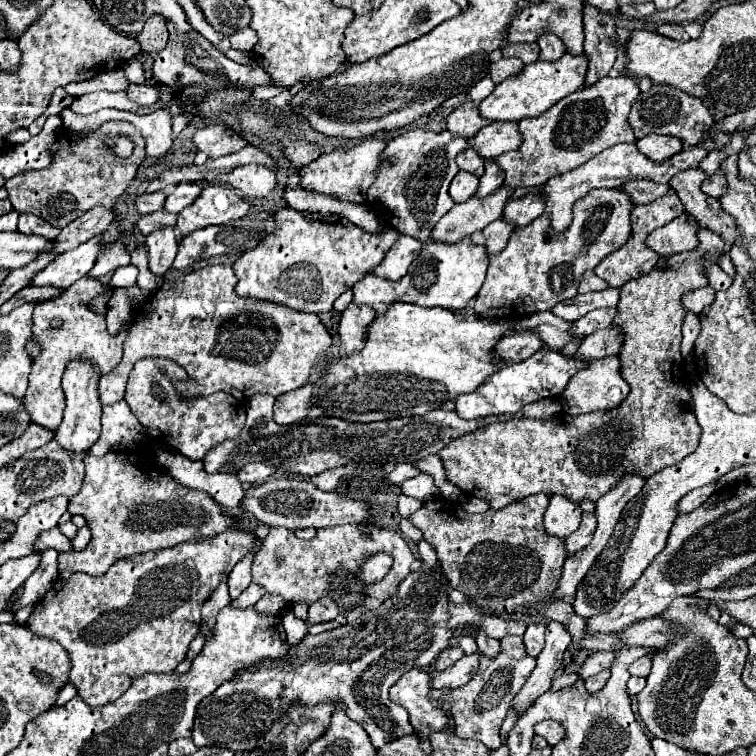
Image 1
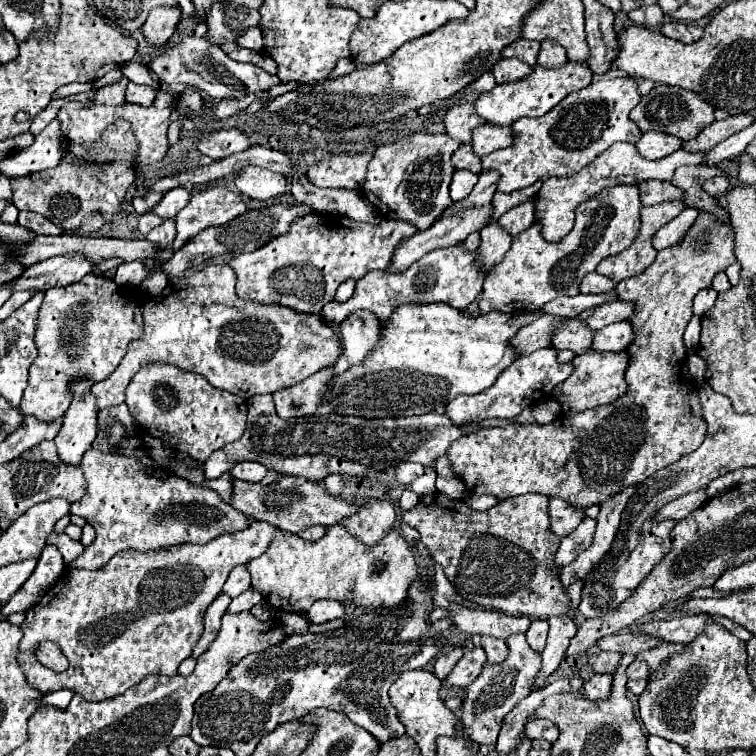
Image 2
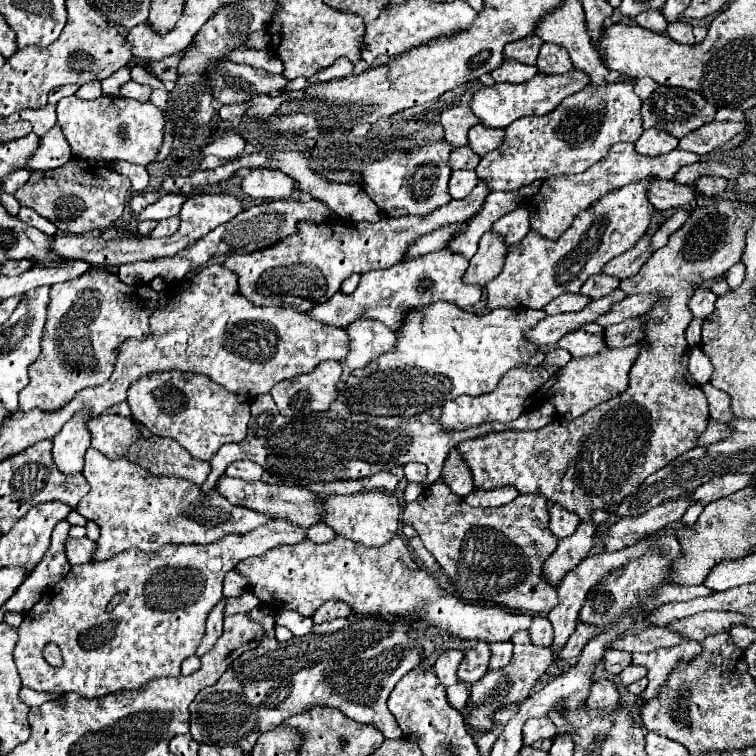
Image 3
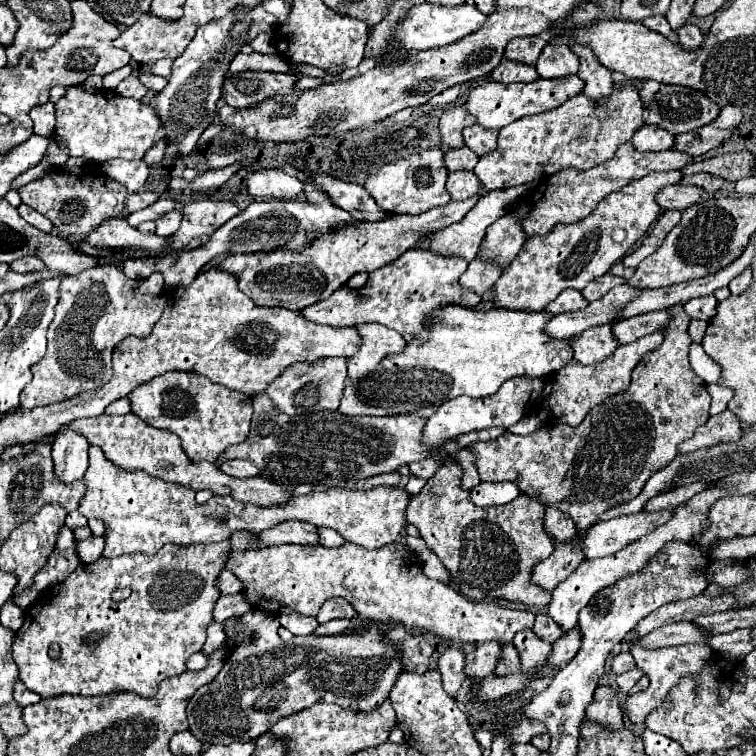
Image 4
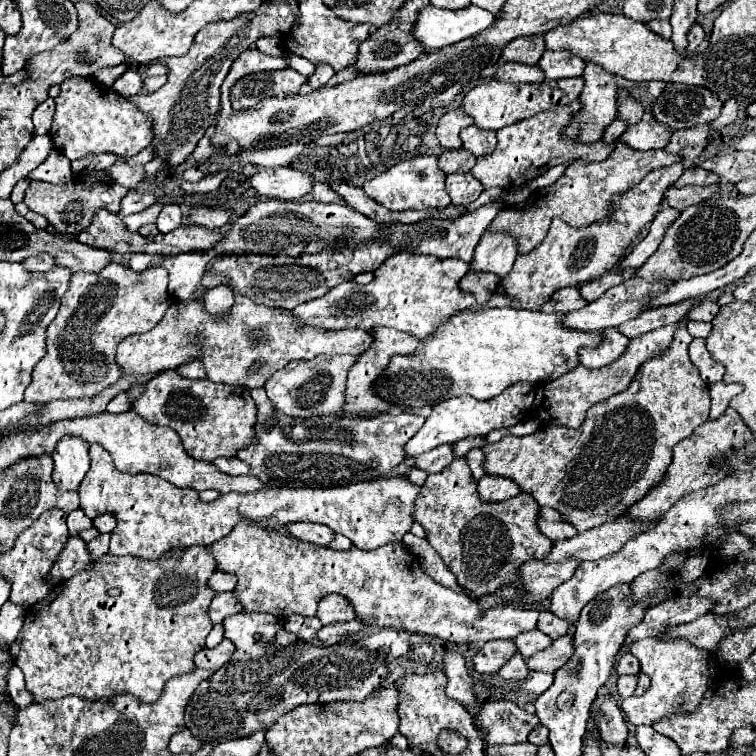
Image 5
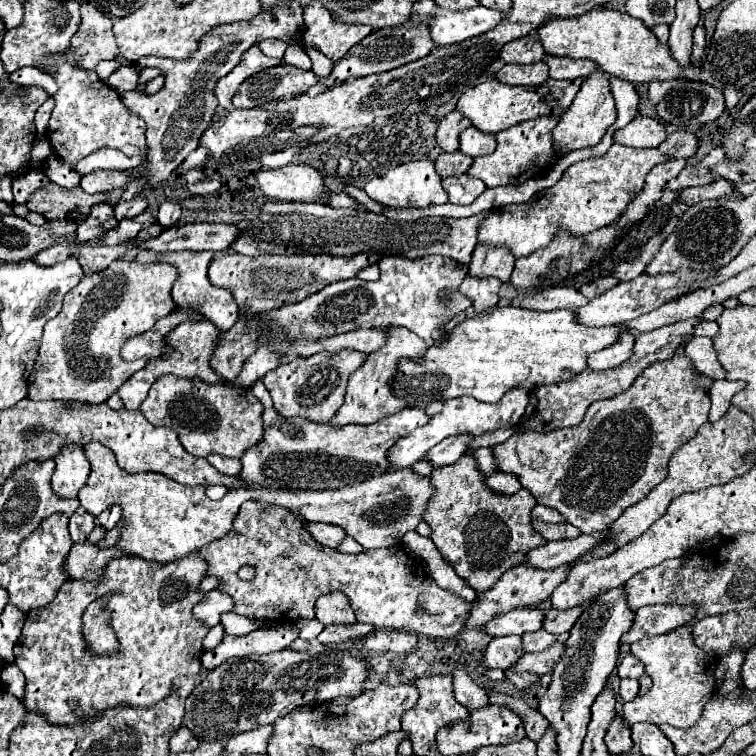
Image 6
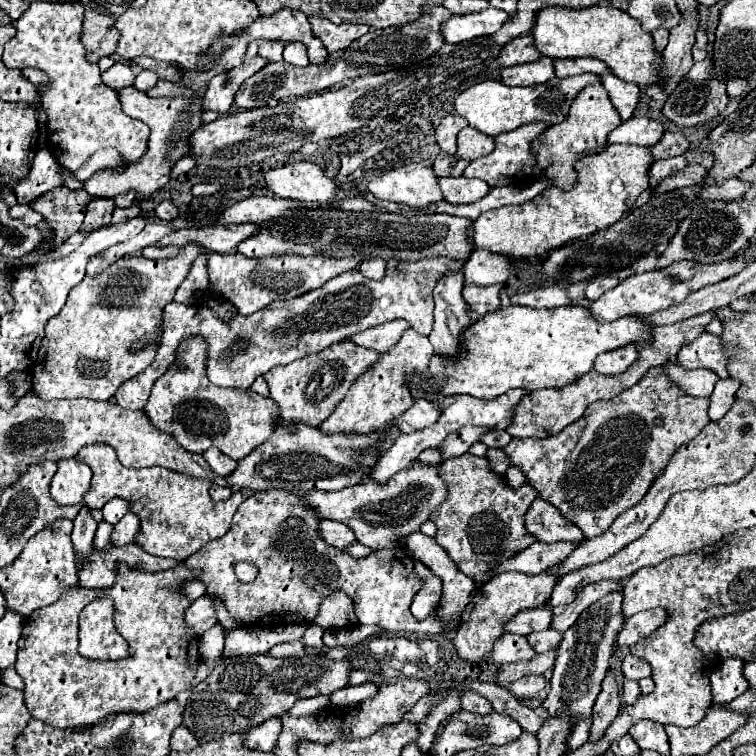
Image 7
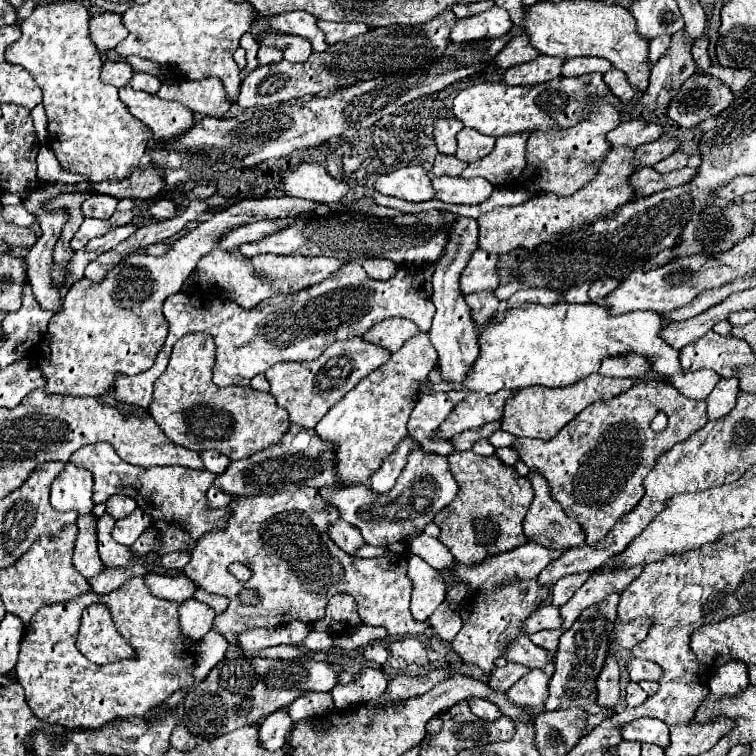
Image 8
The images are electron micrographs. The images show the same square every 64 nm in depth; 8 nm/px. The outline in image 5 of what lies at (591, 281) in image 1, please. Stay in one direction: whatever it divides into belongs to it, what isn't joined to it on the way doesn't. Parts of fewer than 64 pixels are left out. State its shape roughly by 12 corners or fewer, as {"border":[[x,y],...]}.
{"border":[[608,272],[580,288],[594,302],[608,288],[622,284],[620,274]]}

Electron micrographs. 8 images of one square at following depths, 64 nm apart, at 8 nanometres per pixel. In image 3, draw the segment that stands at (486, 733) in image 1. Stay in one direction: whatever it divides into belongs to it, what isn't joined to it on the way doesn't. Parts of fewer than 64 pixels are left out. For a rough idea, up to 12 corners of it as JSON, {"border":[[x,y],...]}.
{"border":[[526,630],[510,640],[514,656],[470,686],[466,722],[492,732],[494,714],[528,698],[552,664],[550,648]]}

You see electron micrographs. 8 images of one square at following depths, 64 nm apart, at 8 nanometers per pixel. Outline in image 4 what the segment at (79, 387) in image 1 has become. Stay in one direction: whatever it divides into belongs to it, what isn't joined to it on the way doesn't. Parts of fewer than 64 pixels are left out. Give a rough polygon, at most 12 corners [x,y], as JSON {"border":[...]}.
{"border":[[64,428],[52,444],[54,472],[74,482],[88,468],[88,440]]}

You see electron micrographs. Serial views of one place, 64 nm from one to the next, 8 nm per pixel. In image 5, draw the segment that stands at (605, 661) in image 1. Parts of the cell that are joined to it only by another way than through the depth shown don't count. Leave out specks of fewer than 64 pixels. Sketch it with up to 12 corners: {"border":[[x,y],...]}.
{"border":[[626,652],[616,662],[616,674],[638,674],[638,660]]}

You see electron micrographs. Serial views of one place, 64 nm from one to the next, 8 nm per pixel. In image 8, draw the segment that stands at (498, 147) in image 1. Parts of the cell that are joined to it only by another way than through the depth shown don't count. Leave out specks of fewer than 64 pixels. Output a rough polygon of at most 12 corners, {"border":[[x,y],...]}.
{"border":[[462,128],[456,158],[476,162],[494,150],[494,138]]}

